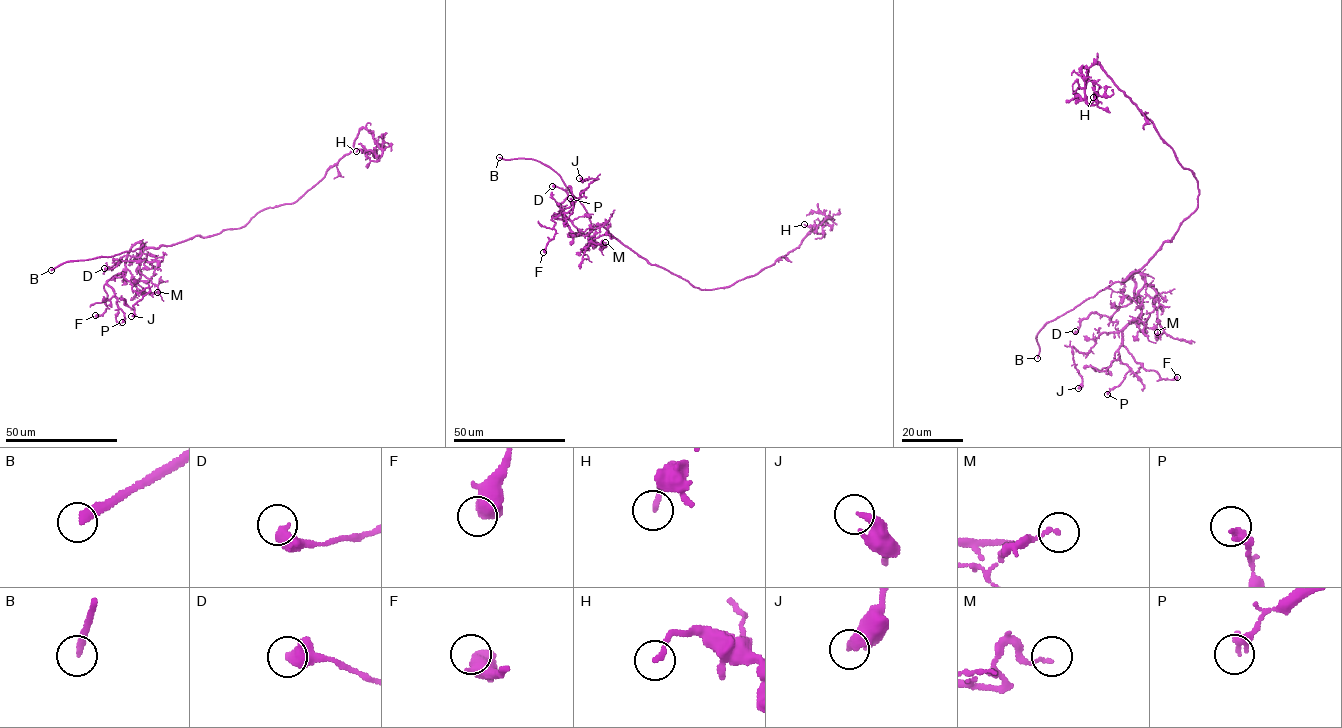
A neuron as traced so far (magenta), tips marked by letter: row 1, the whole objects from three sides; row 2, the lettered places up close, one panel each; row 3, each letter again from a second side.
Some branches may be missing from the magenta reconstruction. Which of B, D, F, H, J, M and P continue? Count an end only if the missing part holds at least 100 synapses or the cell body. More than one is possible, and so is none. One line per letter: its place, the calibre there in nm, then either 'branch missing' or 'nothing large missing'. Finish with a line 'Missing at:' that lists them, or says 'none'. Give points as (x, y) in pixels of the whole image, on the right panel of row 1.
B: place (1037, 358); calibre 280 nm; branch missing
D: place (1075, 331); calibre 500 nm; nothing large missing
F: place (1177, 377); calibre 440 nm; nothing large missing
H: place (1093, 97); calibre 160 nm; nothing large missing
J: place (1078, 388); calibre 320 nm; nothing large missing
M: place (1157, 332); calibre 110 nm; nothing large missing
P: place (1107, 394); calibre 320 nm; nothing large missing
Missing at: B

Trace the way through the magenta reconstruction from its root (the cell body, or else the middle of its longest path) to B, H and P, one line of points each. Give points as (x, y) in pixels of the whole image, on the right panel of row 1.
B: (1184, 220), (1171, 241), (1164, 242), (1142, 268), (1047, 322), (1036, 336), (1037, 358)
H: (1184, 220), (1198, 202), (1191, 170), (1096, 62), (1085, 88), (1094, 105), (1093, 97)
P: (1184, 220), (1171, 241), (1123, 279), (1132, 276), (1141, 314), (1122, 331), (1118, 349), (1129, 370), (1107, 394)

